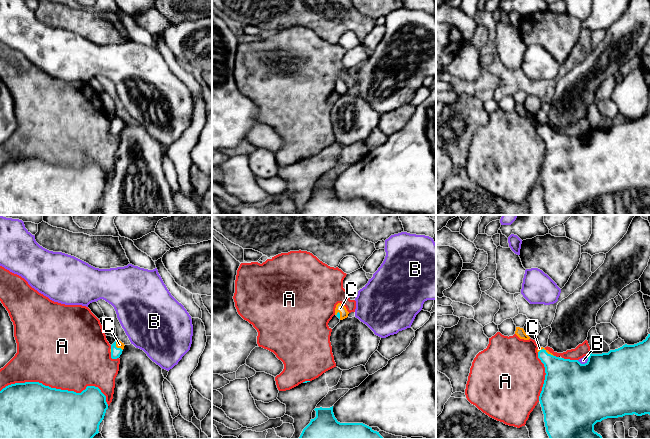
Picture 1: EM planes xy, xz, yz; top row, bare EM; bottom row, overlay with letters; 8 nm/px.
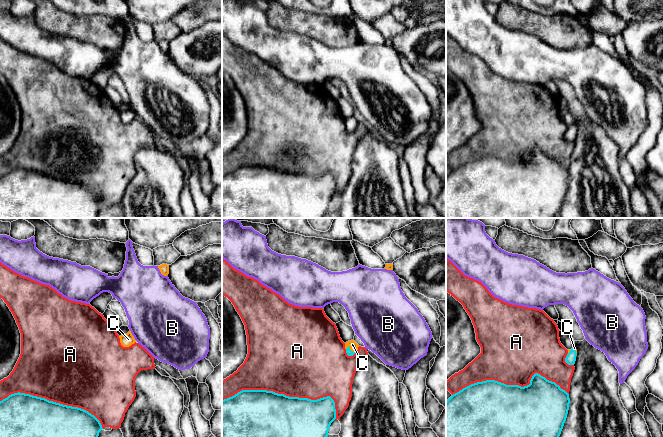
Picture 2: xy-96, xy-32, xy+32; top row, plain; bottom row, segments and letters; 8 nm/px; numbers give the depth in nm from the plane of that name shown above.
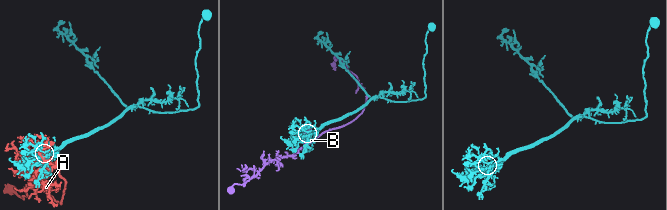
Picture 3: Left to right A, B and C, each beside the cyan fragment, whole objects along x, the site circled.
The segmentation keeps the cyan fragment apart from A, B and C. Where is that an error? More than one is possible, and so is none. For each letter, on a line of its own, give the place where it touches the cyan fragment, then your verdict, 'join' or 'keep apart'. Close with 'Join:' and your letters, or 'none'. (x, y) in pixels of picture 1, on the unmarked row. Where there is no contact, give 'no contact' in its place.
A: contact xy (58, 165); keep apart
B: contact yz (585, 139); keep apart
C: contact xy (116, 123); join
Join: C

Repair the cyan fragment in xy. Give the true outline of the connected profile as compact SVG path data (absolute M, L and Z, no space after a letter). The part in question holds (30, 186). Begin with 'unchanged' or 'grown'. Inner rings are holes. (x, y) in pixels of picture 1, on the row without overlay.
unchanged; M39 158L11 160L0 167L0 215L92 215L107 185L106 172L95 162L76 169Z

